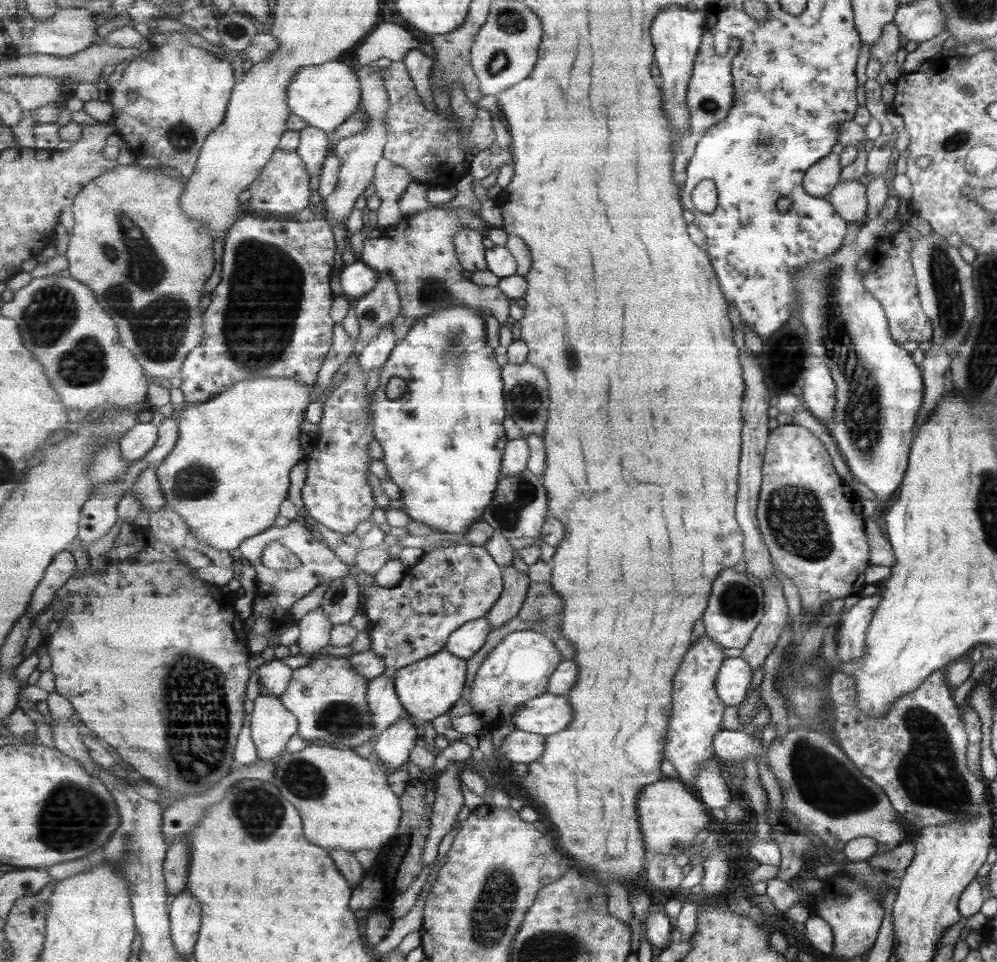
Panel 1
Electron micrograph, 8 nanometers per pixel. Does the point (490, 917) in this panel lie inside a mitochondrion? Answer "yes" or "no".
yes

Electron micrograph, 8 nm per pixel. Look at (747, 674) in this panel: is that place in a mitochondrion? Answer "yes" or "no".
no

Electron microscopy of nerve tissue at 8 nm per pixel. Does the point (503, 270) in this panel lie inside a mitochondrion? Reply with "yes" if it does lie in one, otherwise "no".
no

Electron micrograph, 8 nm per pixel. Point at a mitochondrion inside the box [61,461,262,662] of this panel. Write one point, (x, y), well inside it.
(194, 482)

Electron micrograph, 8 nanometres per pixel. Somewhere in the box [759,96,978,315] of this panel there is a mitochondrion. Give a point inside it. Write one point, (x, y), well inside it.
(960, 138)

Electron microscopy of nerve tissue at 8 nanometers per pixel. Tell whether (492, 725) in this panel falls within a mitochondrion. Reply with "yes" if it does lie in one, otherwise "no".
no

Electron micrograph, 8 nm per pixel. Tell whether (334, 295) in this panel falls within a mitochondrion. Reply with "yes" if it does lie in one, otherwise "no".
no

